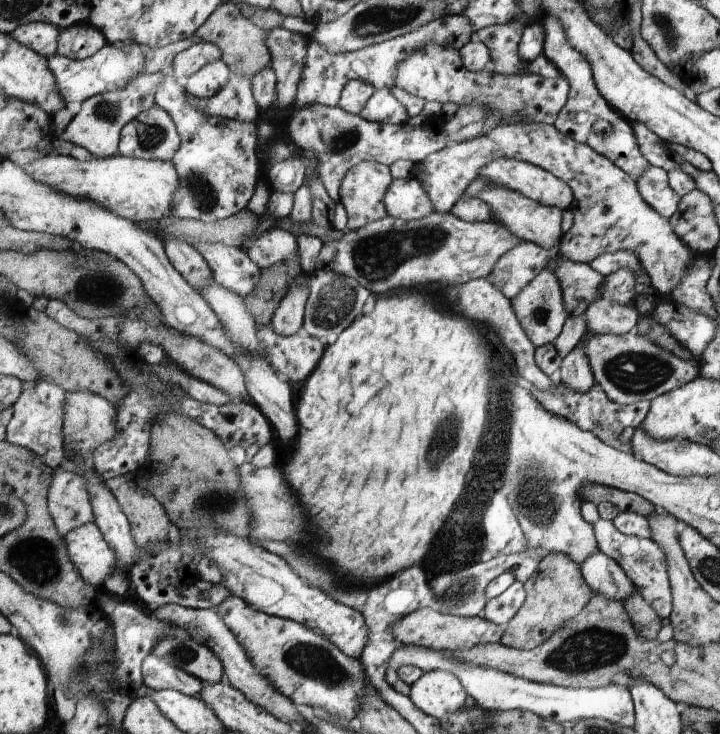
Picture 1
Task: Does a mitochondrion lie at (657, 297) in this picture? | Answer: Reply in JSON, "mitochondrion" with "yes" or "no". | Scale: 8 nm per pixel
{"mitochondrion":"no"}

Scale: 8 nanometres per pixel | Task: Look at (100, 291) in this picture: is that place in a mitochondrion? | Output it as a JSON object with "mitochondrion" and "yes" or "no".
{"mitochondrion":"yes"}

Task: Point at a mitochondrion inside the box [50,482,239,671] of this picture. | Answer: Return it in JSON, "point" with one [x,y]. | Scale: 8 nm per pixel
{"point":[62,620]}

